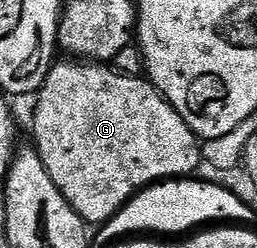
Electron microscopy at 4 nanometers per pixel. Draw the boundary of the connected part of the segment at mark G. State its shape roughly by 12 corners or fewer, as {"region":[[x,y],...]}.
{"region":[[55,63],[33,147],[87,225],[203,163],[146,78]]}

